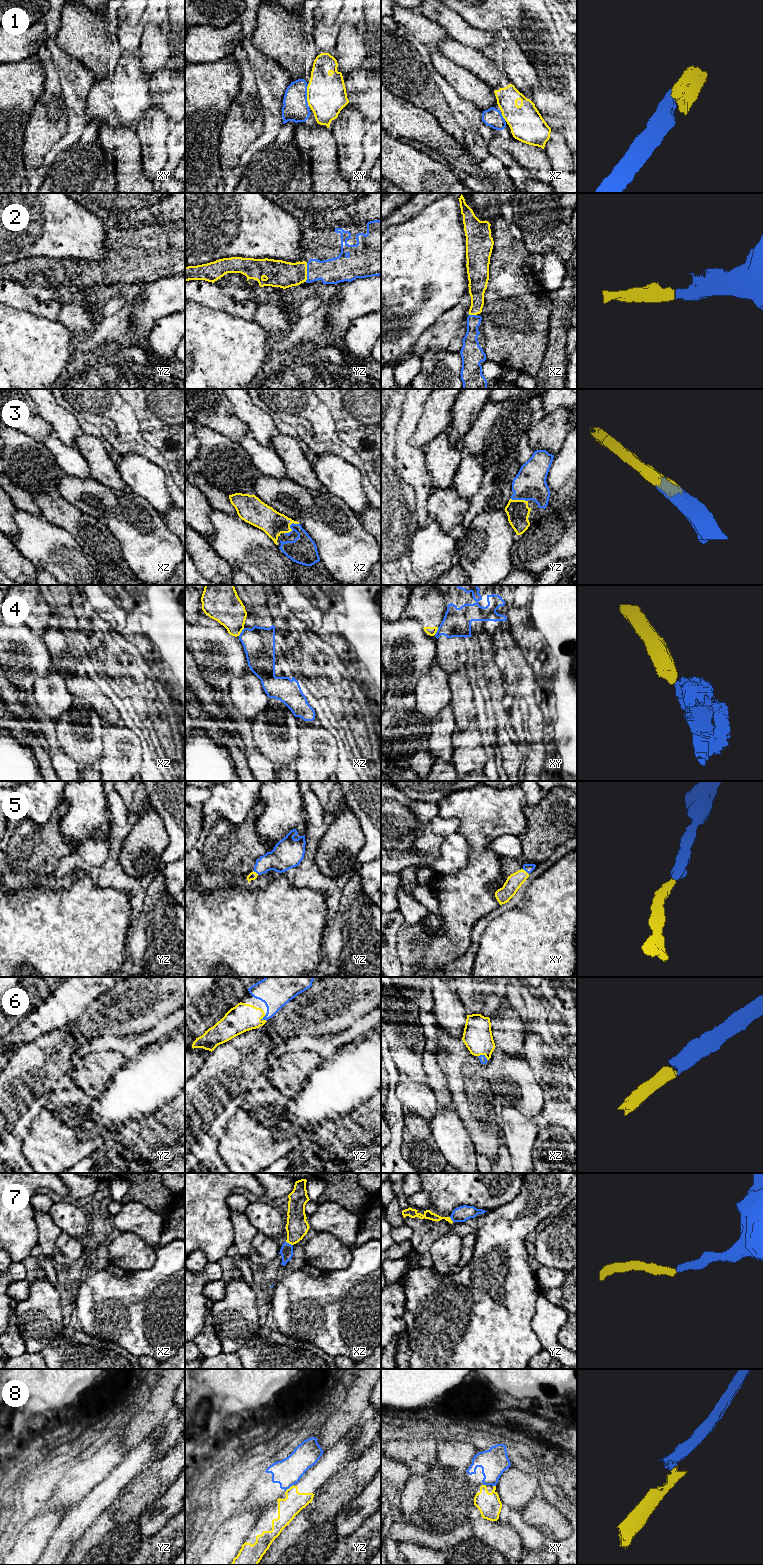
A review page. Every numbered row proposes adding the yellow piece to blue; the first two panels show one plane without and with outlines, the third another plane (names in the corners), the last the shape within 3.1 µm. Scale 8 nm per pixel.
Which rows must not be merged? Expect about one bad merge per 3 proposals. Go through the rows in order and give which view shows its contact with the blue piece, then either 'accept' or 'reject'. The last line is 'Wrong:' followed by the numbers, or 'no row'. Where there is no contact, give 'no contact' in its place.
1: contact in xy; accept
2: contact in yz; accept
3: contact in xz; accept
4: contact in xz; reject
5: contact in xy; accept
6: contact in yz; accept
7: contact in xz; accept
8: contact in yz; reject
Wrong: 4, 8

